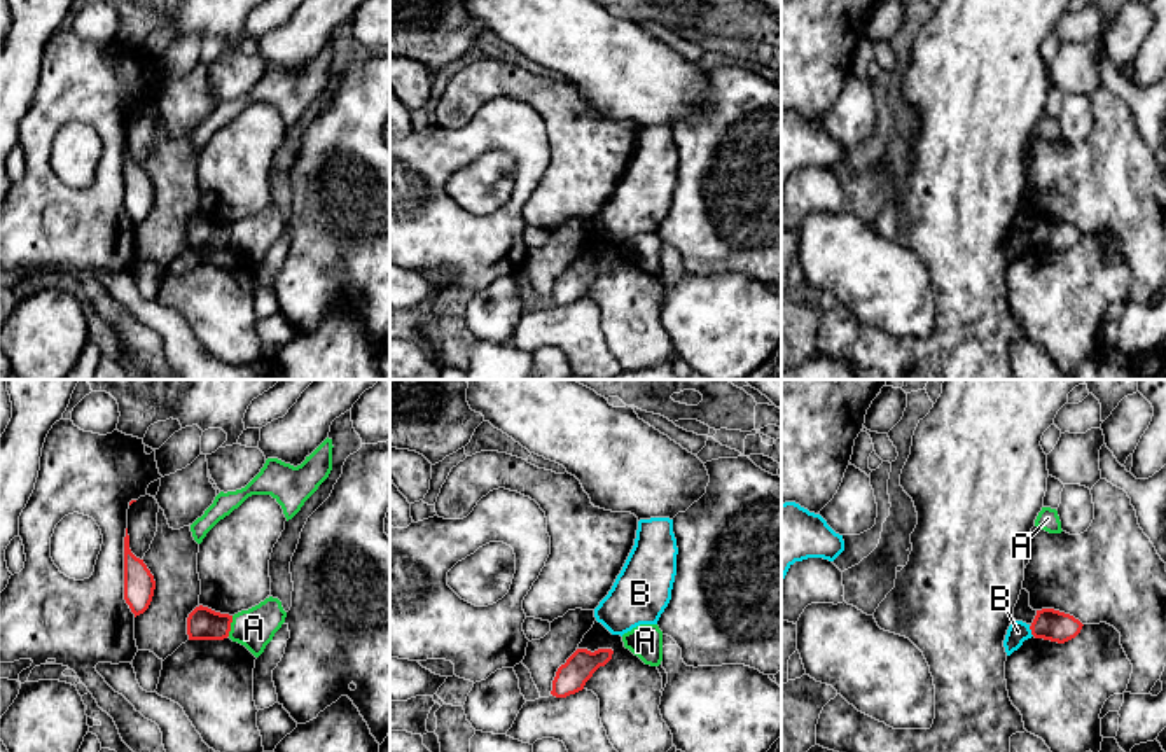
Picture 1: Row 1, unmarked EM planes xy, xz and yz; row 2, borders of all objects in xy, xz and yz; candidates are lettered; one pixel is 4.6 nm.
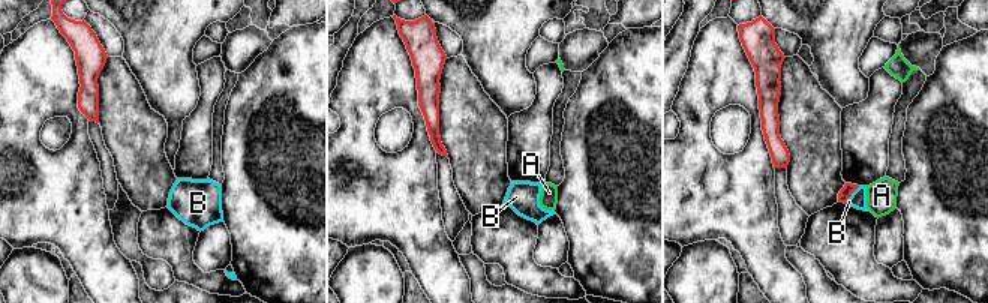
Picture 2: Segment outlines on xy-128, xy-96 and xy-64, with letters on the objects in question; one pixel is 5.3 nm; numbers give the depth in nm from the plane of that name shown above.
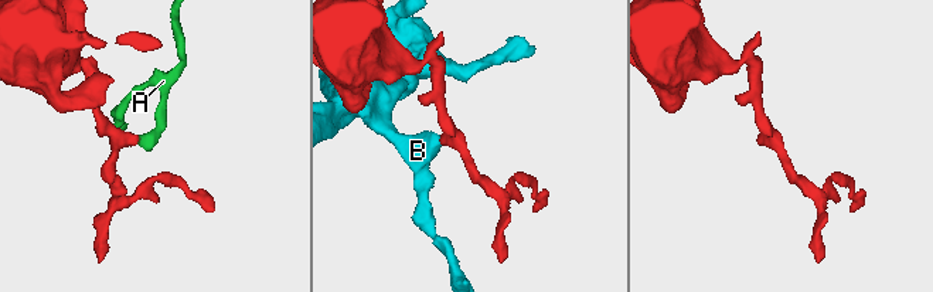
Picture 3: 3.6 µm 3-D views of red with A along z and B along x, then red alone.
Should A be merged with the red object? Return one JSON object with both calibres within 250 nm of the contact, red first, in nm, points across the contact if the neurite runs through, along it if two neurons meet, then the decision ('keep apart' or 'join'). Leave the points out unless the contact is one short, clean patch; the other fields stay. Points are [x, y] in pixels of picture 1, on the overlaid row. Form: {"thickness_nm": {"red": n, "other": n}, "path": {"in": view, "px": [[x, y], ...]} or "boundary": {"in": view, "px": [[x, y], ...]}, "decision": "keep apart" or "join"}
{"thickness_nm": {"red": 150, "other": 190}, "boundary": {"in": "xy", "px": [[233, 616], [228, 635]]}, "decision": "keep apart"}

